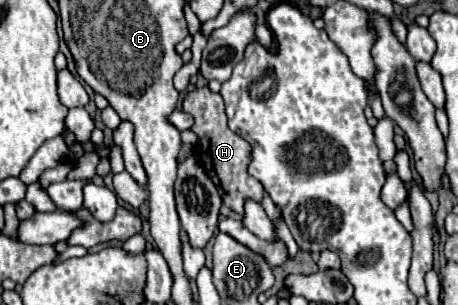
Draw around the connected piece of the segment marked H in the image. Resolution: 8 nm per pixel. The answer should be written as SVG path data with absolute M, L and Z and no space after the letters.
M208 86L200 88L200 90L196 88L196 90L186 94L186 98L182 102L182 110L194 116L192 130L200 138L200 144L196 148L198 158L202 160L202 164L208 166L208 176L214 180L216 188L220 190L224 204L230 206L234 212L242 214L242 204L244 204L246 198L260 202L264 188L256 178L252 178L248 174L248 166L250 166L250 160L252 160L252 148L242 136L238 136L236 132L232 132L228 128L228 118L226 118L226 112L224 112L222 96L210 92Z

